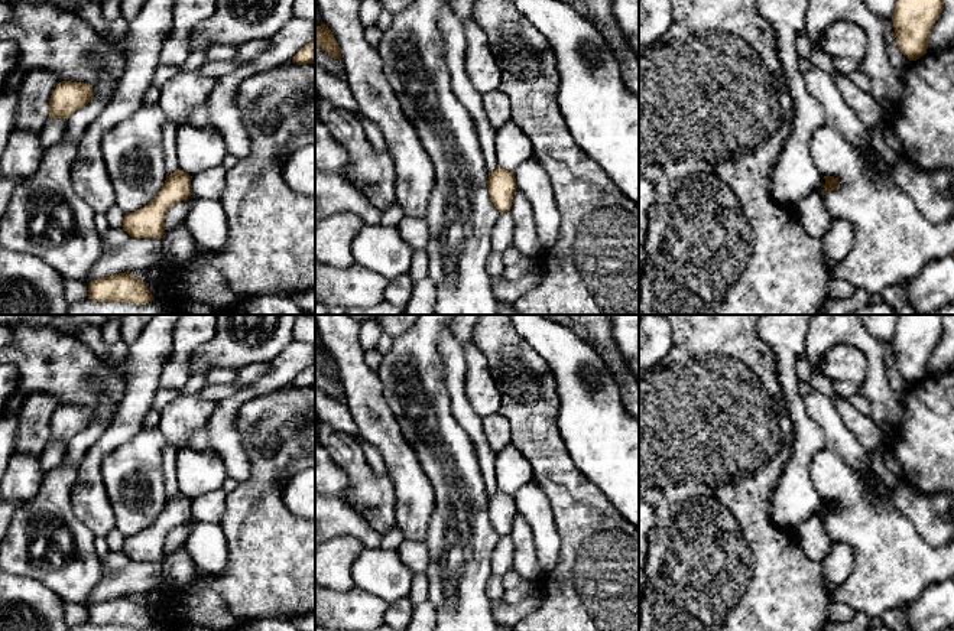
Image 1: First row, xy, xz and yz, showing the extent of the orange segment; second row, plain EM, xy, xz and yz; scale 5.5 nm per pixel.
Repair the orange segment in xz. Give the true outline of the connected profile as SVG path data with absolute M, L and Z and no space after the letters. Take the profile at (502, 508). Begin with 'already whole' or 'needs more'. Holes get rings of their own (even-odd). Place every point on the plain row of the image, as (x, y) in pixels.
already whole; M499 489L489 497L487 511L499 536L510 536L513 518L517 513L515 497Z

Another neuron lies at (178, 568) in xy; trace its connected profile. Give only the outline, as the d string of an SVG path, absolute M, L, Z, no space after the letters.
M184 544L165 553L160 565L165 582L171 583L175 589L188 586L201 573Z

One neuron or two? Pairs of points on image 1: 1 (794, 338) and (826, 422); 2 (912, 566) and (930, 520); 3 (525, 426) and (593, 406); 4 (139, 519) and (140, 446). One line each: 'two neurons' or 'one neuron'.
1: two neurons
2: two neurons
3: two neurons
4: one neuron

